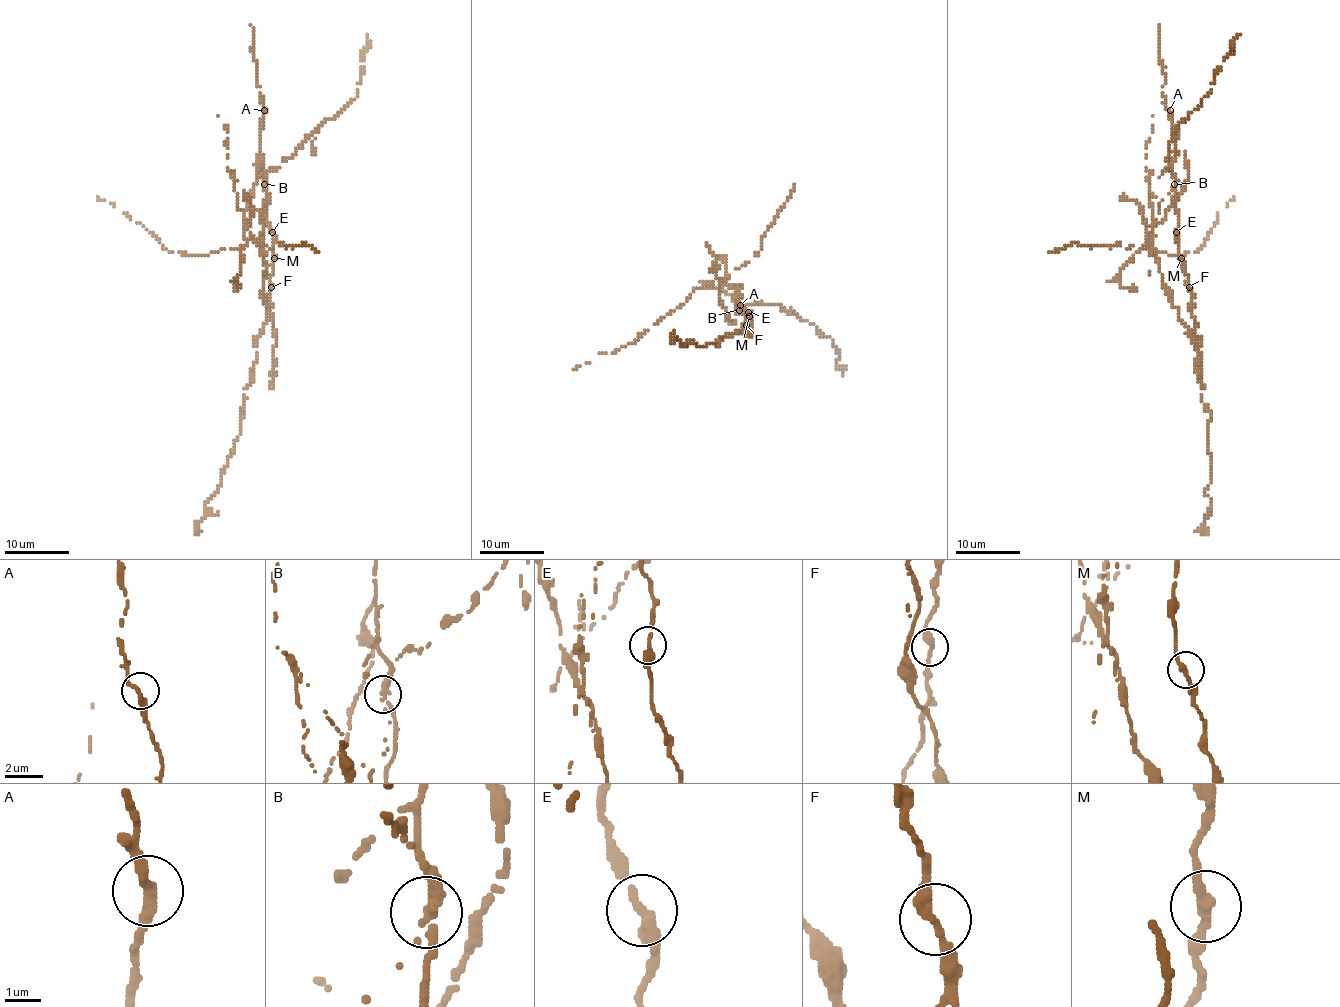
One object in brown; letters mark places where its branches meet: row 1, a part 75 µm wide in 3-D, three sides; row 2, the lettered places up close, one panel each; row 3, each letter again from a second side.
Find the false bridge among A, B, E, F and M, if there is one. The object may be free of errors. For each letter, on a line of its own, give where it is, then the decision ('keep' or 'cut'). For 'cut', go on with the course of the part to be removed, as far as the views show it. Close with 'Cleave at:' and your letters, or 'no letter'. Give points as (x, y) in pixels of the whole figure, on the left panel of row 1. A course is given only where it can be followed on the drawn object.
A: at (264, 110); keep
B: at (264, 184); cut
E: at (272, 232); keep
F: at (271, 287); keep
M: at (274, 258); keep
Cleave at: B

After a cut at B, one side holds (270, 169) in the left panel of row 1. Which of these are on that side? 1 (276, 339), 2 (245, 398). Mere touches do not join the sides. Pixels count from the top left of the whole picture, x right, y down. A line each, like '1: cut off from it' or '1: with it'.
1: cut off from it
2: with it

